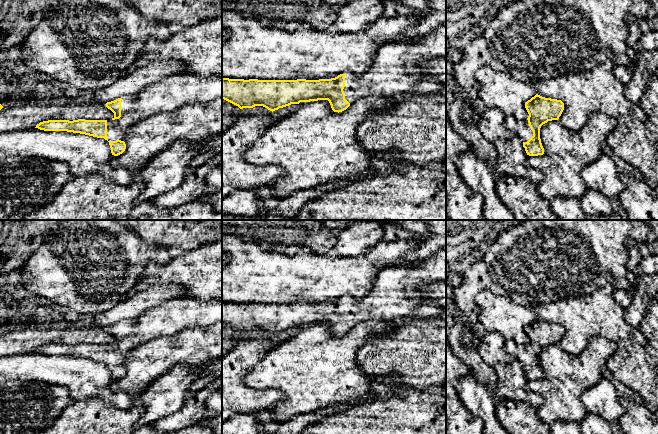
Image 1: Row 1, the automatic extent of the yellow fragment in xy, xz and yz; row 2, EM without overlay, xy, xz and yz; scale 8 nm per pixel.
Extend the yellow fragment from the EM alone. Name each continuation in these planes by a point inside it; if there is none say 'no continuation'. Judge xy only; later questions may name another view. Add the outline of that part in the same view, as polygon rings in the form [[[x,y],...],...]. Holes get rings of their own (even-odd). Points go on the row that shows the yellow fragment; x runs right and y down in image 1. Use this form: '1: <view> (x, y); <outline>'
1: xy (179, 90); [[[189,73],[171,75],[146,87],[137,99],[121,97],[121,117],[107,120],[108,141],[123,141],[126,130],[139,120],[220,97],[222,77],[203,78]]]

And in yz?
1: yz (521, 128); [[[506,116],[505,126],[523,142],[527,142],[533,136],[533,131],[531,130],[527,119],[518,120],[513,116]]]

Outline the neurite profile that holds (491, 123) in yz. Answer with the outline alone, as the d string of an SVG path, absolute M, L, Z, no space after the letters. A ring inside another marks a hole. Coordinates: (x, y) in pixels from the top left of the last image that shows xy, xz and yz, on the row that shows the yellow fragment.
M487 108L478 119L478 128L482 135L491 143L497 140L508 140L515 136L505 126L506 116L500 109Z

